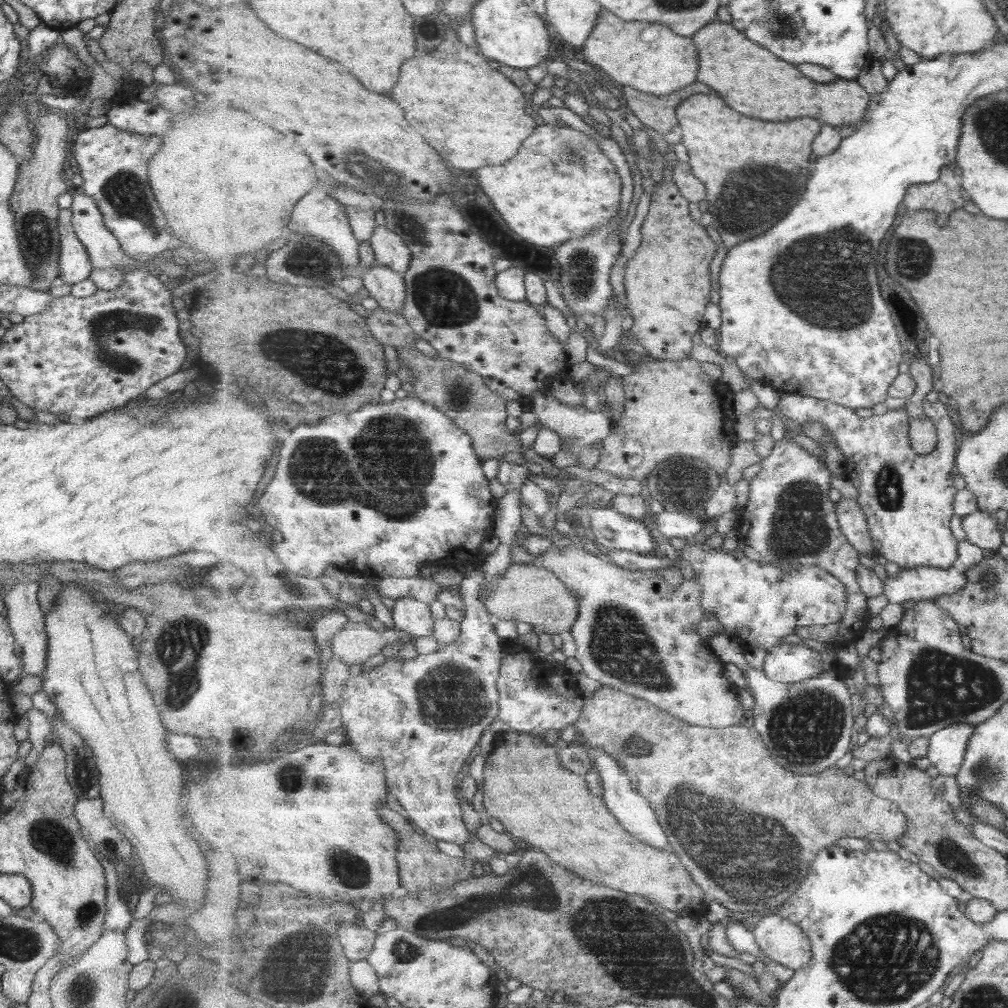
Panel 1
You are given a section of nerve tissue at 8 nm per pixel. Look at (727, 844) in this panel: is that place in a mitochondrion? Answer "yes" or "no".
yes

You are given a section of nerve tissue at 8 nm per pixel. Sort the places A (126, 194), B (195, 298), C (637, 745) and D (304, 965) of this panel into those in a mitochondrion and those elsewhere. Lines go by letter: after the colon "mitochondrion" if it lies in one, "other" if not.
A: mitochondrion
B: other
C: mitochondrion
D: mitochondrion

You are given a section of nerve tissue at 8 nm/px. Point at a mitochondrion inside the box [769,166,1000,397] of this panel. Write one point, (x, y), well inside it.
(916, 266)

